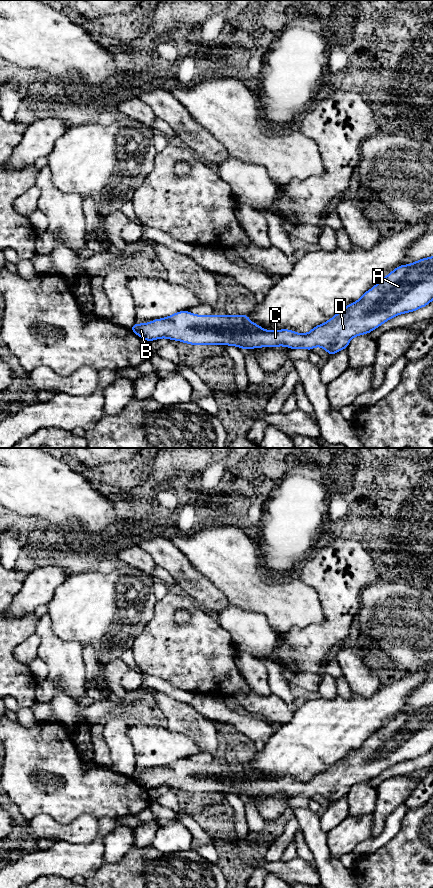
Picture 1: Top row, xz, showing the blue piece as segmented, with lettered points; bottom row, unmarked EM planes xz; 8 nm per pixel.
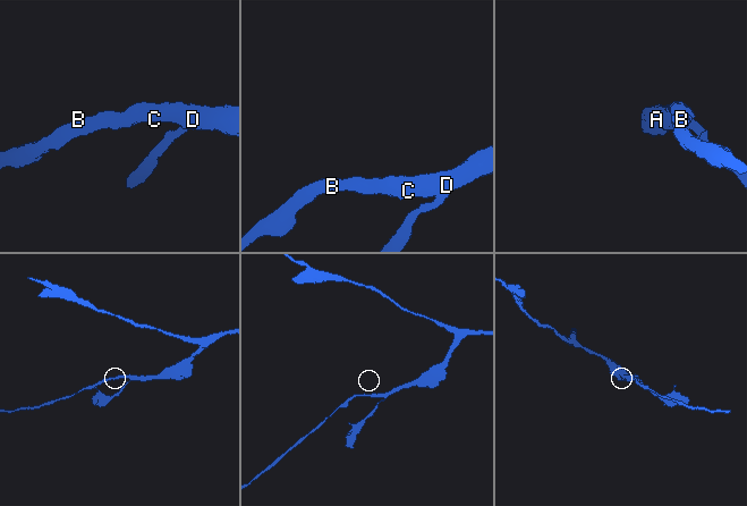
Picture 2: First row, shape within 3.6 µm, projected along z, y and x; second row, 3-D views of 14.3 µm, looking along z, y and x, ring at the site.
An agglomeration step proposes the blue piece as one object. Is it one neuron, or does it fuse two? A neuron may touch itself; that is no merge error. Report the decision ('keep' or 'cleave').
keep

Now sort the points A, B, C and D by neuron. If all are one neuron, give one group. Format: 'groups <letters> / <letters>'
groups A B C D

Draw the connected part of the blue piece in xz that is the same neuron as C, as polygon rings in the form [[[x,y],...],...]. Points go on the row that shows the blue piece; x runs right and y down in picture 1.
[[[433,256],[423,258],[409,265],[401,265],[390,272],[379,283],[365,292],[358,301],[349,304],[326,323],[314,327],[306,334],[288,329],[278,331],[264,330],[252,323],[248,315],[210,315],[201,316],[189,311],[177,312],[150,323],[135,323],[130,329],[146,341],[169,338],[191,345],[231,345],[244,349],[259,347],[286,346],[291,349],[312,350],[319,346],[331,356],[348,347],[352,338],[368,334],[391,318],[406,312],[413,312],[428,305],[433,300]]]

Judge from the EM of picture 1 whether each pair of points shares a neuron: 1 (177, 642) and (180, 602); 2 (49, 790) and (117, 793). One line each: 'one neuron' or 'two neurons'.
1: one neuron
2: one neuron

